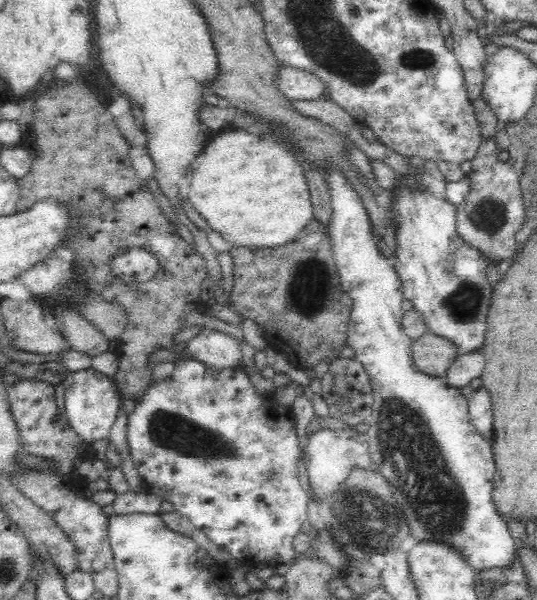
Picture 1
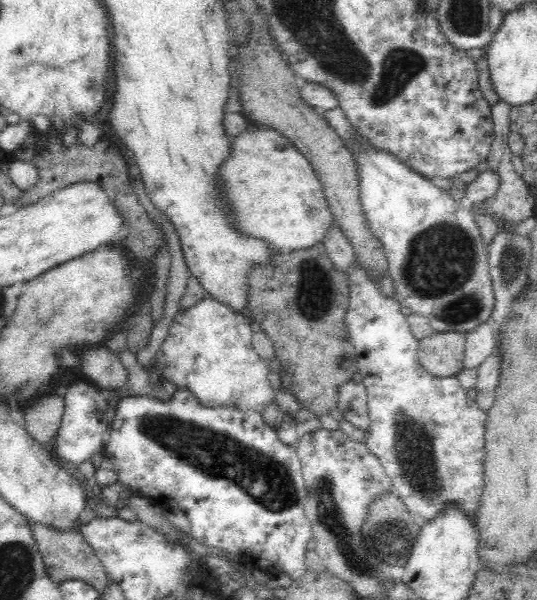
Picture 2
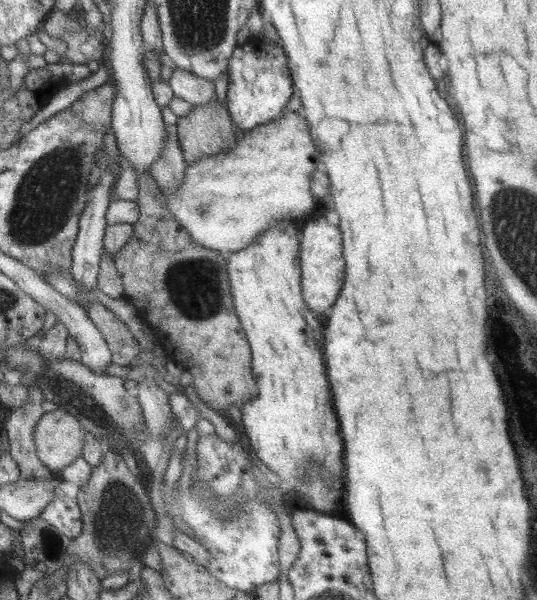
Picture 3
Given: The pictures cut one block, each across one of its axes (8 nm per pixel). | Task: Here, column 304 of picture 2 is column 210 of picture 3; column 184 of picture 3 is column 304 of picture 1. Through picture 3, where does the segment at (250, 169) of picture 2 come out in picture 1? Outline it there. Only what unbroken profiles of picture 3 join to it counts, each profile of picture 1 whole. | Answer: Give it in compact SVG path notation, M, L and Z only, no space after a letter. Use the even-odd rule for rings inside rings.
M242 129L223 132L205 144L192 167L186 199L229 243L235 242L251 250L286 246L296 242L297 236L315 218L303 166L290 149L273 136L256 136Z

